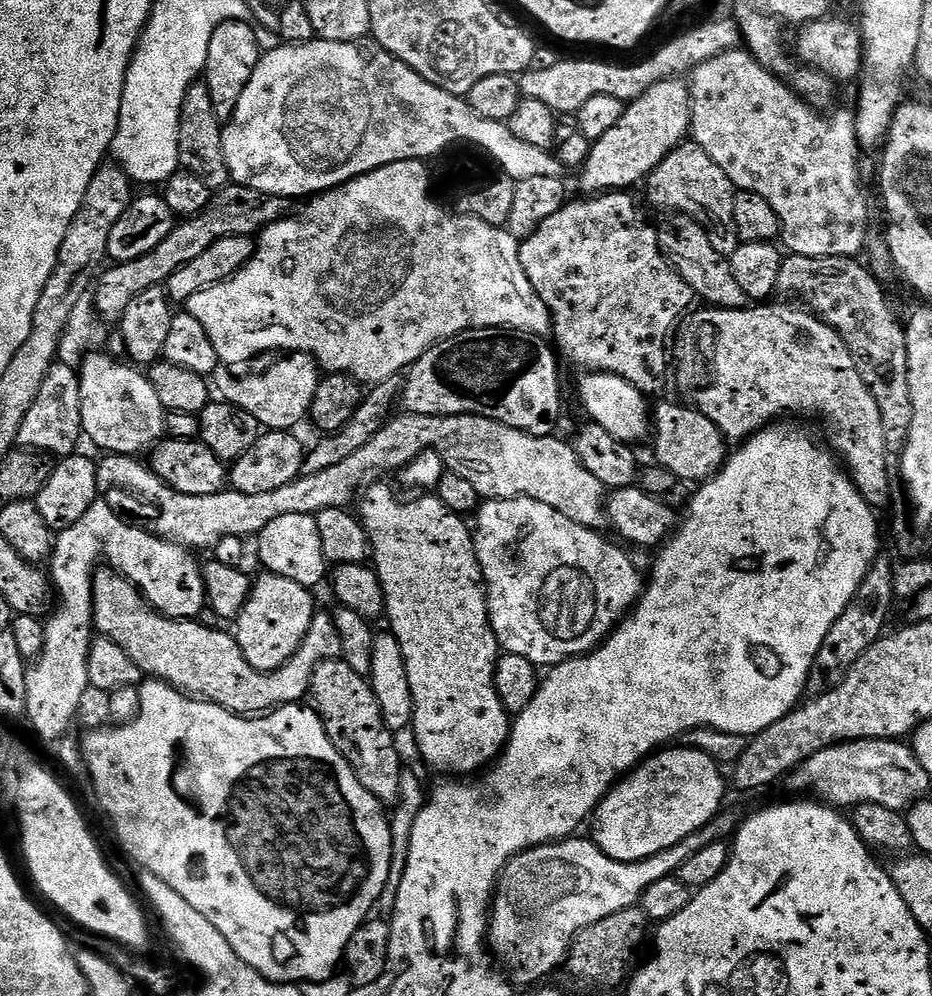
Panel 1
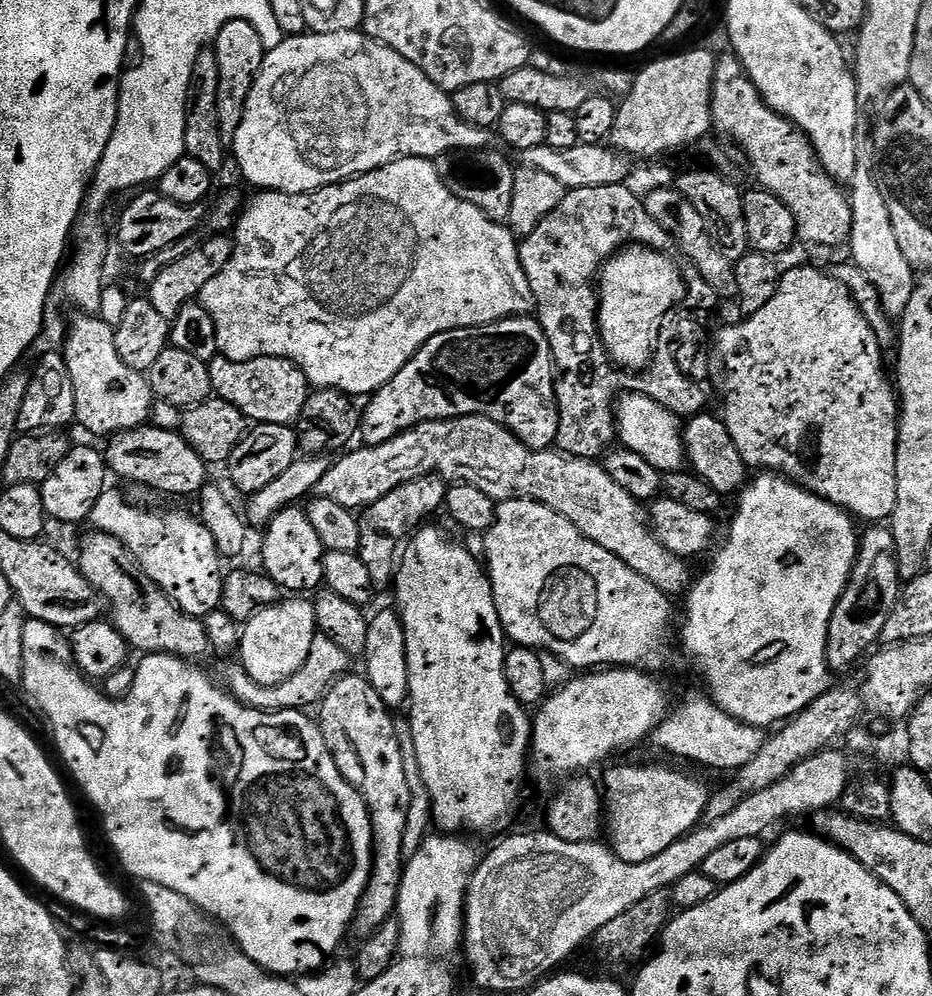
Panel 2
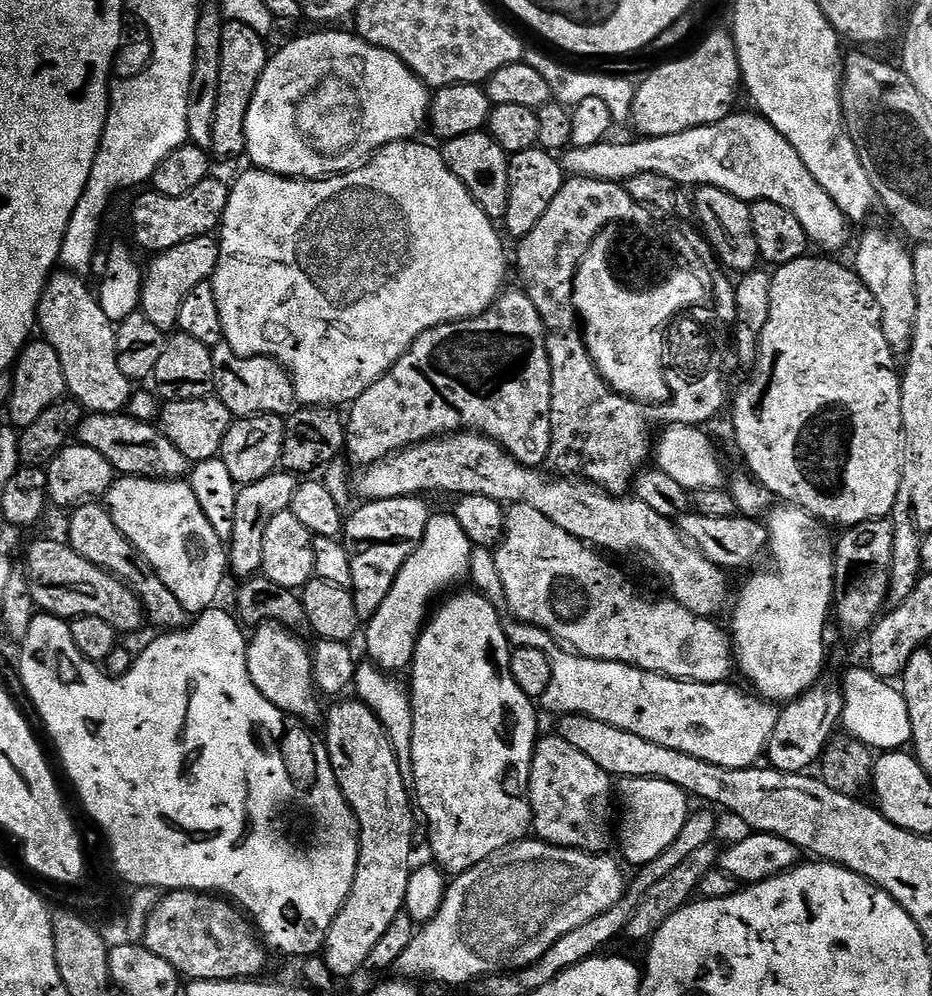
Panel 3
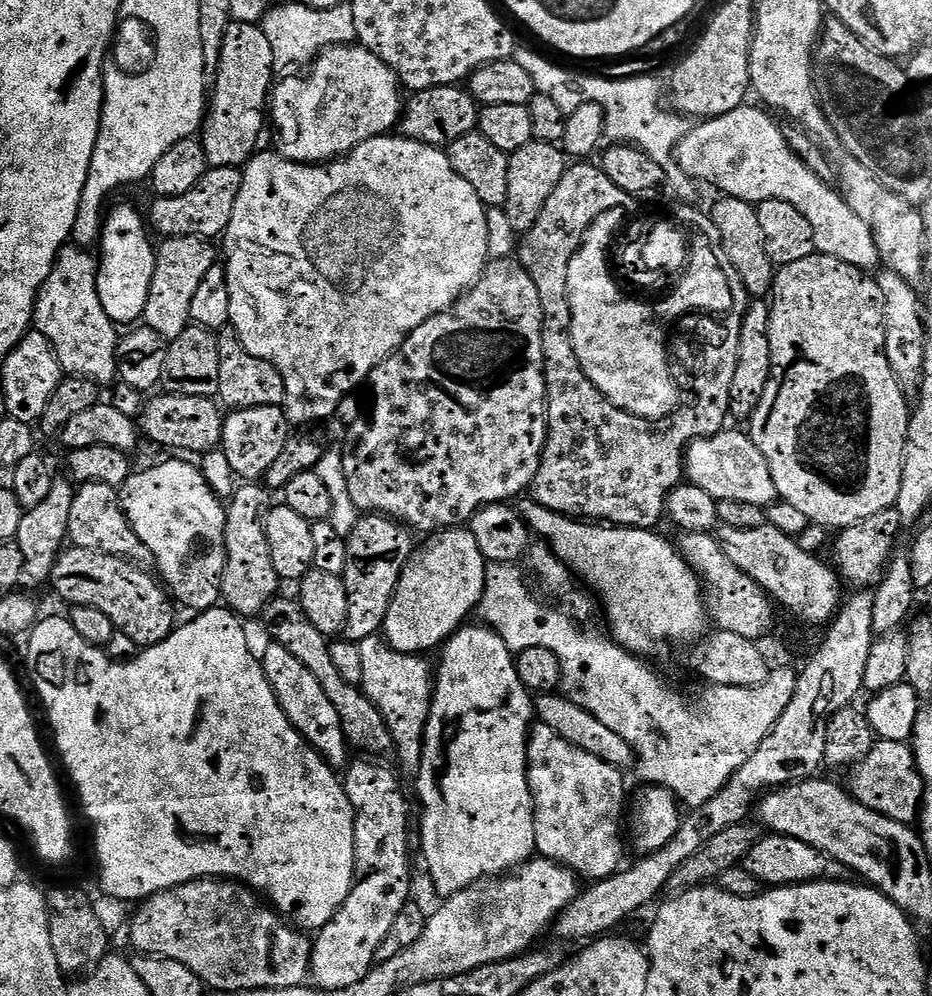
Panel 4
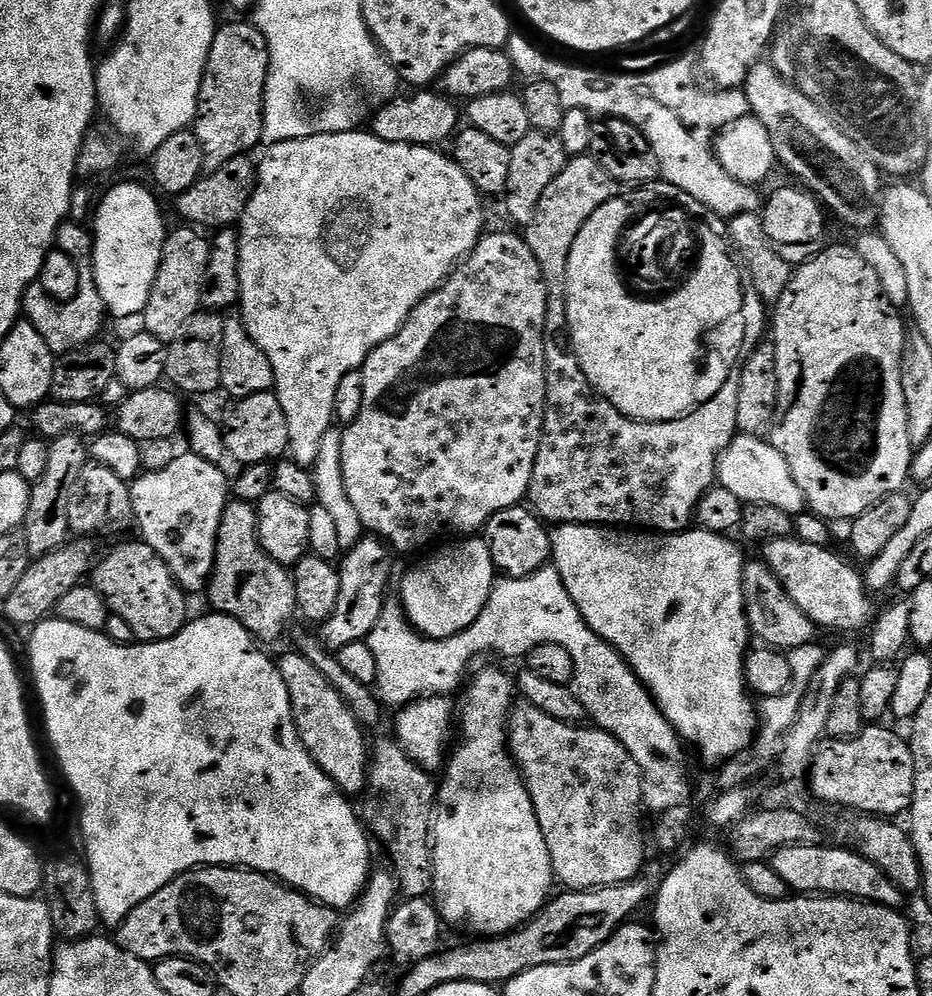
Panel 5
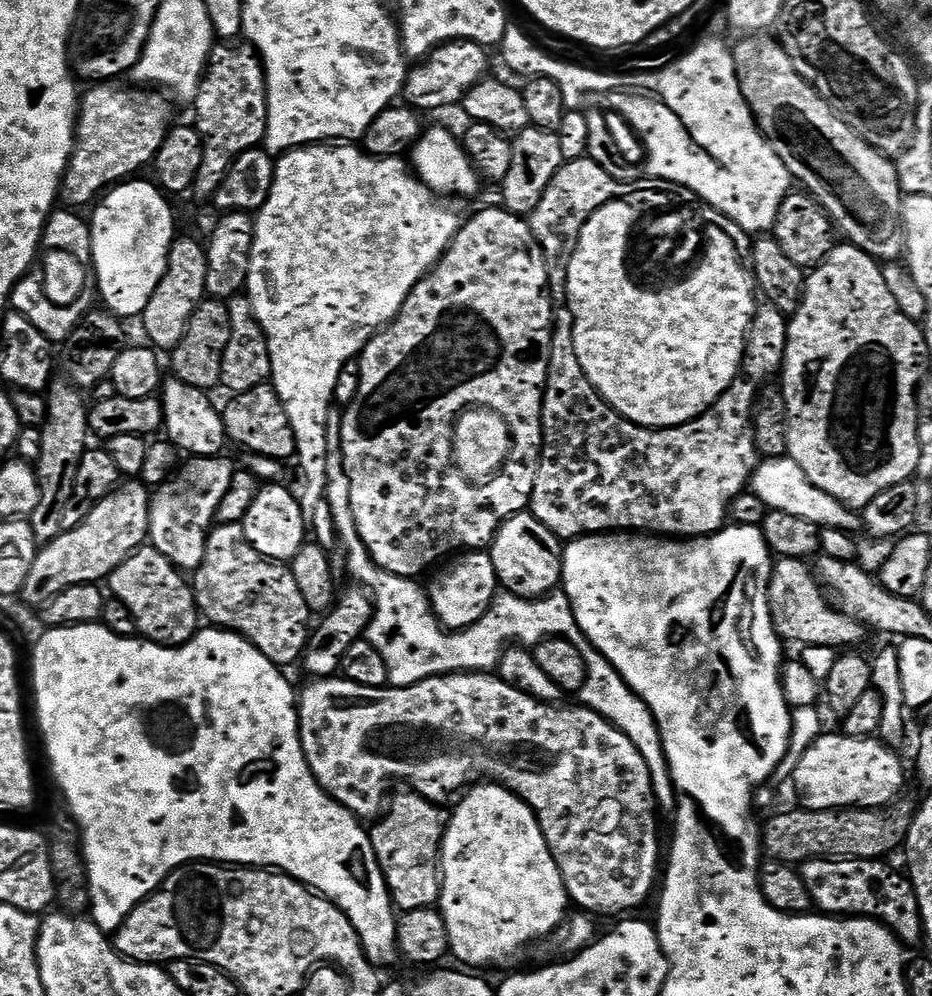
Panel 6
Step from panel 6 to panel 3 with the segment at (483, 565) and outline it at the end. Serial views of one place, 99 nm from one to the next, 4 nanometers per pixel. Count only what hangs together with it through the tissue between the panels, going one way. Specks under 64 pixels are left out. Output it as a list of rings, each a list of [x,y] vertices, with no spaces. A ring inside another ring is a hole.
[[[433,511],[429,515],[423,542],[416,546],[410,554],[410,558],[406,558],[406,566],[402,566],[402,570],[398,570],[398,578],[394,578],[394,586],[390,586],[390,594],[386,594],[386,602],[382,602],[382,606],[378,606],[378,610],[372,616],[367,617],[362,640],[364,636],[364,644],[368,647],[367,659],[371,663],[389,674],[399,673],[399,668],[407,669],[411,665],[416,643],[425,624],[430,619],[434,605],[445,594],[451,593],[453,591],[451,588],[455,584],[462,583],[467,576],[469,579],[470,573],[473,571],[471,566],[473,547],[470,538],[466,538],[466,530],[462,530],[462,522],[458,522],[458,518],[451,511]]]

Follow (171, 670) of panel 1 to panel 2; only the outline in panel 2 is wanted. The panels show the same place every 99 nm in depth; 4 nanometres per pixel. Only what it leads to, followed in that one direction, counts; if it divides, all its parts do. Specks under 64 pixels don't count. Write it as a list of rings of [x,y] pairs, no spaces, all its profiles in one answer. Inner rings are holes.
[[[89,531],[89,536],[80,544],[80,560],[78,567],[95,587],[101,597],[112,607],[110,619],[112,625],[126,638],[129,649],[140,651],[140,654],[167,652],[169,656],[179,656],[189,662],[195,661],[195,656],[204,656],[208,652],[210,639],[204,628],[204,621],[199,616],[191,616],[168,597],[160,587],[140,569],[140,564],[130,554],[128,547],[118,538],[108,532]],[[318,634],[314,638],[314,643],[310,645],[310,658],[298,666],[298,674],[290,674],[286,682],[278,682],[278,686],[262,686],[246,674],[246,670],[238,662],[232,662],[221,670],[219,679],[223,687],[231,692],[240,703],[247,708],[257,708],[263,712],[281,712],[282,710],[308,710],[308,707],[319,705],[324,699],[324,695],[329,692],[332,685],[349,671],[348,664],[350,658],[334,638]],[[224,679],[224,680],[223,680]]]

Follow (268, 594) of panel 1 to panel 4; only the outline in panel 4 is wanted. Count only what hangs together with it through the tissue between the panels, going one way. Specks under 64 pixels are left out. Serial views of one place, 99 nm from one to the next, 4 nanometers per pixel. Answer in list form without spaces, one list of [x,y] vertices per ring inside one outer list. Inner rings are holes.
[[[272,642],[262,655],[264,673],[282,706],[282,710],[288,716],[288,720],[304,737],[305,744],[313,748],[321,758],[334,770],[340,770],[349,763],[350,745],[344,737],[344,728],[340,725],[338,710],[334,710],[330,698],[326,698],[326,690],[318,686],[318,678],[286,650],[286,646]]]

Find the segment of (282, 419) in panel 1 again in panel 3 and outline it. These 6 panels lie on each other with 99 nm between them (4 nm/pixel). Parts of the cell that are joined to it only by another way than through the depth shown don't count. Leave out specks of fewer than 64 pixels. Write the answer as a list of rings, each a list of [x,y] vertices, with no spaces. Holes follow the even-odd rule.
[[[223,342],[212,349],[214,358],[214,395],[232,411],[233,417],[287,417],[297,407],[296,391],[288,372],[268,356],[239,356]]]

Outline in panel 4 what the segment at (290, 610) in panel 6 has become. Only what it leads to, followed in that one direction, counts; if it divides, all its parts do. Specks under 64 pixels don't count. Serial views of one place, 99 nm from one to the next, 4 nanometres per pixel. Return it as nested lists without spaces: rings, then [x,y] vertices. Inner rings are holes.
[[[244,482],[235,489],[226,504],[226,566],[222,574],[220,595],[223,603],[229,609],[232,607],[231,611],[237,617],[259,617],[264,607],[271,600],[277,599],[279,592],[276,591],[282,587],[280,575],[274,570],[274,562],[270,562],[270,546],[266,542],[264,519],[268,516],[268,509],[274,504],[271,495],[273,493],[263,483]]]

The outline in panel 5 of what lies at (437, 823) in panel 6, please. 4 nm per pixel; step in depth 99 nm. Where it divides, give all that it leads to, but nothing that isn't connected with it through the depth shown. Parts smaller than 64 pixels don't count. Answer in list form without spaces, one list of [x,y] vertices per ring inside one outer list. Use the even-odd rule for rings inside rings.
[[[395,739],[371,741],[370,784],[371,787],[373,784],[380,788],[380,796],[384,799],[380,817],[376,820],[376,836],[388,847],[388,856],[392,859],[390,872],[396,879],[397,889],[408,898],[424,898],[432,892],[432,826],[434,805],[438,800],[438,784],[432,779],[429,773],[406,755]]]

